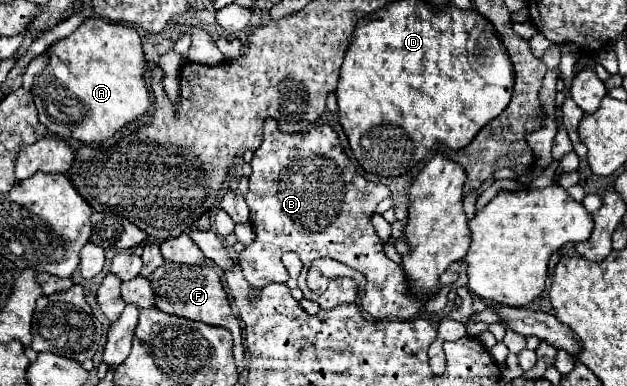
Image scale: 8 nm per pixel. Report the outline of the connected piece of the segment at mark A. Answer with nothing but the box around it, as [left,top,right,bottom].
[30,17,150,145]

